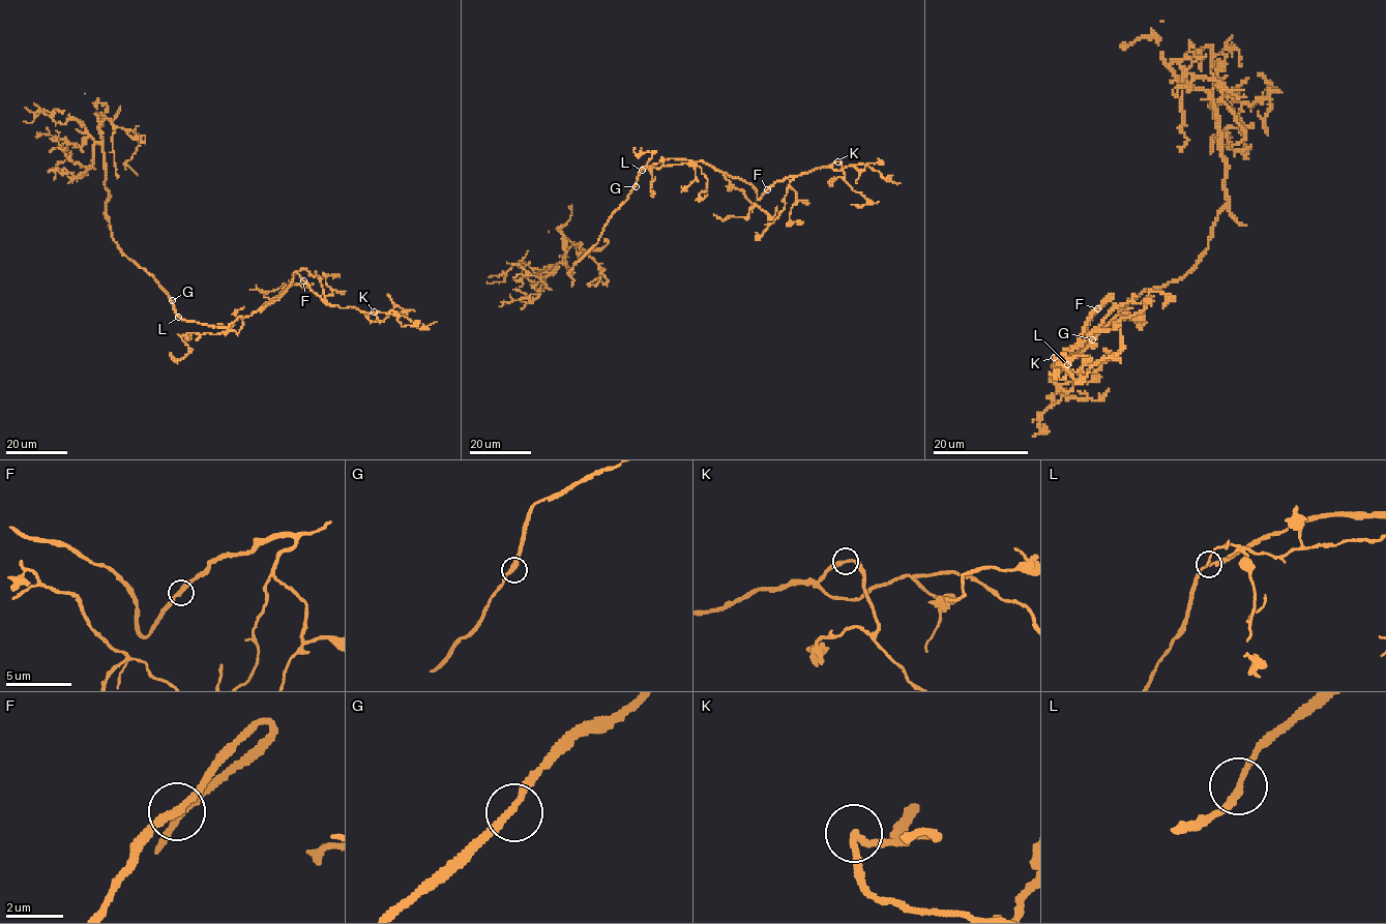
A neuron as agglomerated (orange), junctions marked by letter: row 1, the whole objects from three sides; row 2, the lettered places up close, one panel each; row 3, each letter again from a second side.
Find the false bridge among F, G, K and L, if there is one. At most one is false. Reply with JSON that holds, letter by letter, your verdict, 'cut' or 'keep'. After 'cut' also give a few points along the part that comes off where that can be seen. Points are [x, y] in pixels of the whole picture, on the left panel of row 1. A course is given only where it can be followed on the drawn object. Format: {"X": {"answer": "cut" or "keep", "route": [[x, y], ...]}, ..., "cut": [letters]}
{"F": {"answer": "keep"}, "G": {"answer": "keep"}, "K": {"answer": "keep"}, "L": {"answer": "keep"}, "cut": []}

